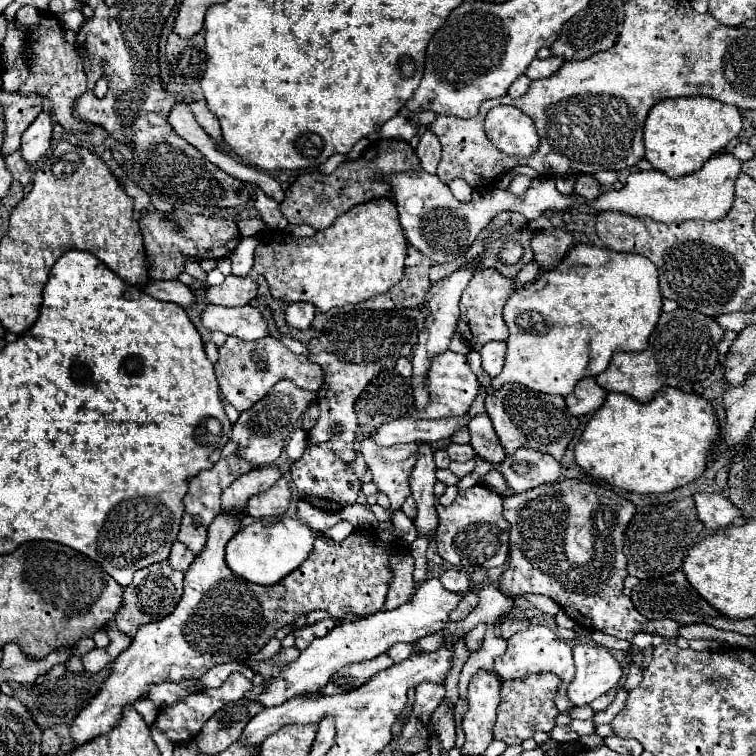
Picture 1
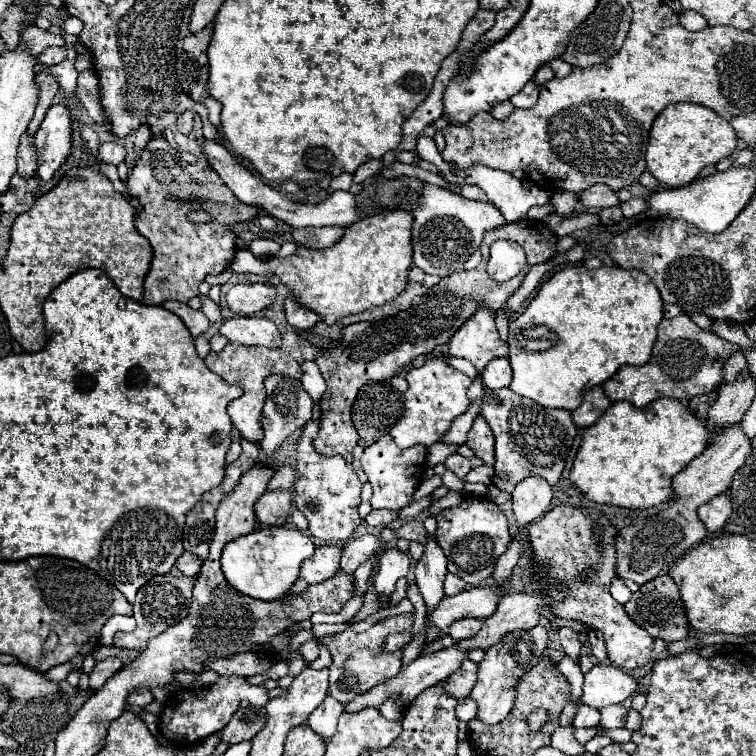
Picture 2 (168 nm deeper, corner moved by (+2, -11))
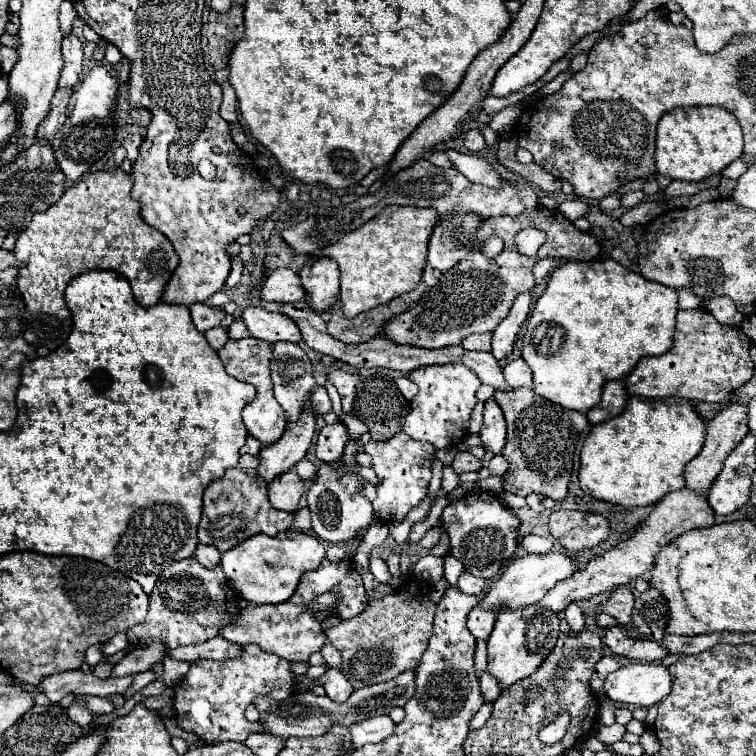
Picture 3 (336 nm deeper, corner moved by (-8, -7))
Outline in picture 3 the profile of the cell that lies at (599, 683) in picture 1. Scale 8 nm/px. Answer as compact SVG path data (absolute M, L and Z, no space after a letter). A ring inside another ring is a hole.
M628 664L606 678L606 696L624 704L654 706L672 690L672 676L664 664Z

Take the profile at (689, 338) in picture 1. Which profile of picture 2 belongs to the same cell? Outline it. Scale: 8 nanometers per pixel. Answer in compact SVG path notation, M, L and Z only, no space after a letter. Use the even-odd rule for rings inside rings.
M686 314L662 320L658 324L658 340L652 350L652 358L644 366L622 366L616 376L604 382L604 394L612 400L626 400L636 408L644 408L656 398L668 396L676 400L708 394L722 384L722 364L738 350L736 344L722 340L718 334L704 332Z

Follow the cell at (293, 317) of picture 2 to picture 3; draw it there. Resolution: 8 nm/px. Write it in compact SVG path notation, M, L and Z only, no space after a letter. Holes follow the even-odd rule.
M326 256L310 258L300 268L300 280L308 292L308 306L316 312L326 312L332 308L340 294L338 264Z

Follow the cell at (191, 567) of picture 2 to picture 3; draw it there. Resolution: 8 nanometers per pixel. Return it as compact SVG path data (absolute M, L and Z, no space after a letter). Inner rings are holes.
M198 544L194 556L196 556L196 560L198 560L202 566L206 566L206 568L214 568L214 566L220 564L220 552L218 552L218 548L214 548L214 546Z

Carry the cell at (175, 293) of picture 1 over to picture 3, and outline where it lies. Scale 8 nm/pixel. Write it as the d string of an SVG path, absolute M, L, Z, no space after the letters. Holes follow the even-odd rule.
M192 304L190 312L192 312L192 322L200 332L206 332L214 326L220 326L220 322L226 316L224 308L210 308L206 304Z

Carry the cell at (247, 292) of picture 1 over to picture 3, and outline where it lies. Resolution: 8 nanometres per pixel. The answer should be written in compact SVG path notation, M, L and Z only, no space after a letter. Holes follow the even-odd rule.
M278 268L268 276L260 298L270 302L300 302L306 300L306 292L302 292L300 276L292 268Z

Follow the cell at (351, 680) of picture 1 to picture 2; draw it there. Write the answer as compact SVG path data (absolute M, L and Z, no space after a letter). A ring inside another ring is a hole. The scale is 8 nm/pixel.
M400 614L400 616L392 616L386 618L380 624L374 624L370 630L356 634L352 630L344 630L340 634L326 634L324 638L320 638L328 648L330 654L334 658L332 666L330 666L330 688L328 694L332 698L336 698L342 704L352 702L356 696L372 690L376 684L382 684L384 680L396 676L400 672L400 658L402 652L394 652L394 654L384 654L380 652L380 644L384 640L384 636L388 636L390 632L398 632L398 630L408 630L414 624L414 614Z

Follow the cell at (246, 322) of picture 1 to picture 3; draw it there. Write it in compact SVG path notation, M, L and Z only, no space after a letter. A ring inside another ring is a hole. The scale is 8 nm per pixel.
M248 306L242 312L242 318L250 330L250 334L258 340L266 342L302 342L302 334L298 326L288 316L278 312L266 312L260 306Z

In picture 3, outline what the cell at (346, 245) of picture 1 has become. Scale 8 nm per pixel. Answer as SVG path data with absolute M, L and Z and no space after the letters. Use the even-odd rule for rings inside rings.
M390 206L358 230L322 250L322 256L334 258L340 266L340 302L348 318L386 304L418 286L426 266L428 240L436 222L438 212L434 212L434 208Z

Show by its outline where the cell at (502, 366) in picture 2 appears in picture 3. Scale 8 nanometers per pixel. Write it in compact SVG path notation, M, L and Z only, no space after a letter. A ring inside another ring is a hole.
M522 358L510 360L504 366L504 378L512 388L522 388L522 386L532 388L532 372L530 372L530 366Z

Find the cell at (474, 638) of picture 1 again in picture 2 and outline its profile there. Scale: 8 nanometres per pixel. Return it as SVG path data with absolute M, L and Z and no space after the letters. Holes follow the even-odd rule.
M462 662L458 672L448 676L448 680L444 680L440 686L454 698L466 698L476 682L476 672L478 672L476 662Z

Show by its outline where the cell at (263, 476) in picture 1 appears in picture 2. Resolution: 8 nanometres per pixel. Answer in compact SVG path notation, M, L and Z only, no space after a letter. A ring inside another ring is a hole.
M288 466L286 468L278 468L276 474L270 478L266 490L278 490L278 488L286 488L288 490L294 484L294 480L296 480L296 476L294 476L292 468L288 468Z

